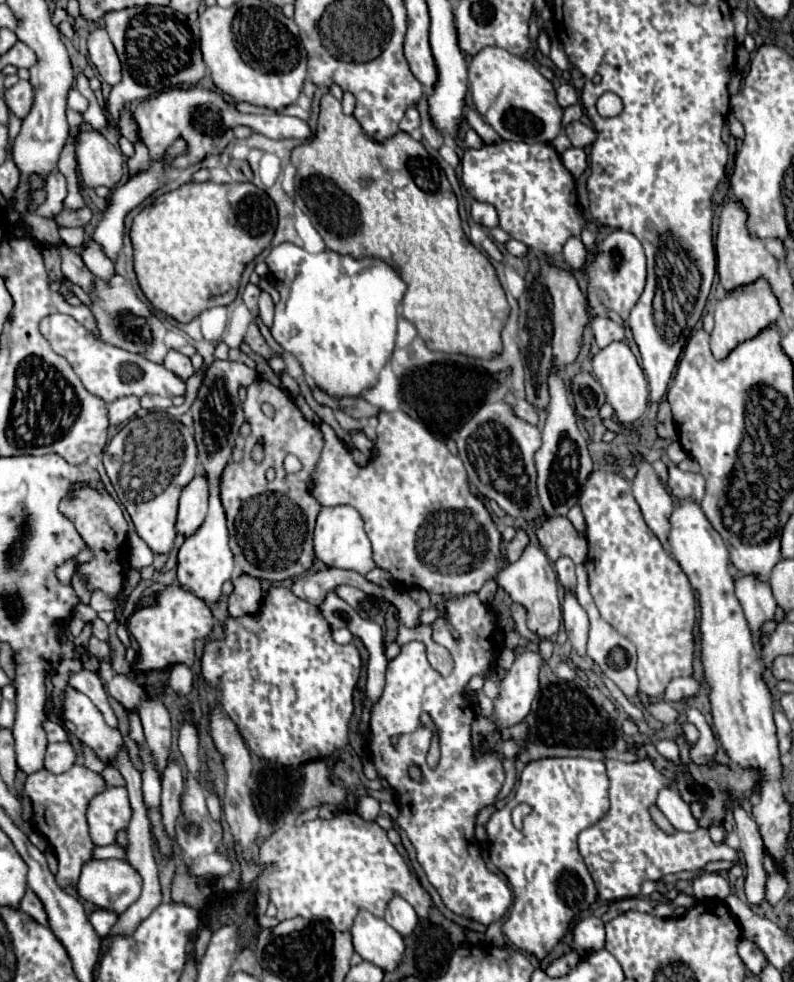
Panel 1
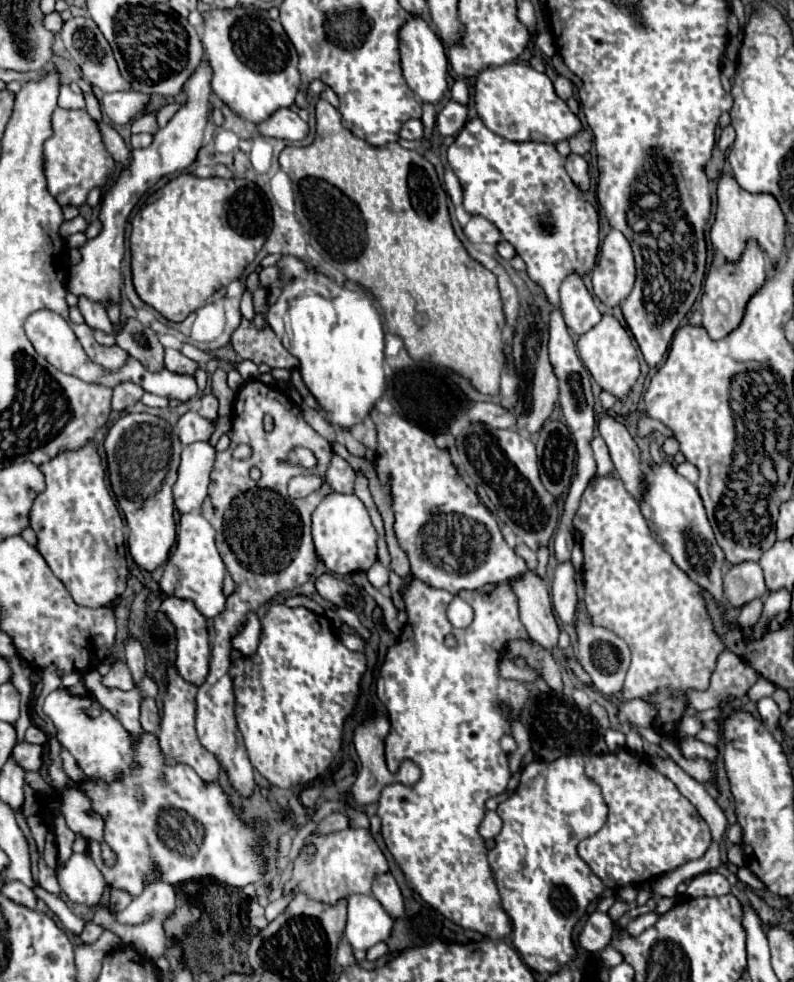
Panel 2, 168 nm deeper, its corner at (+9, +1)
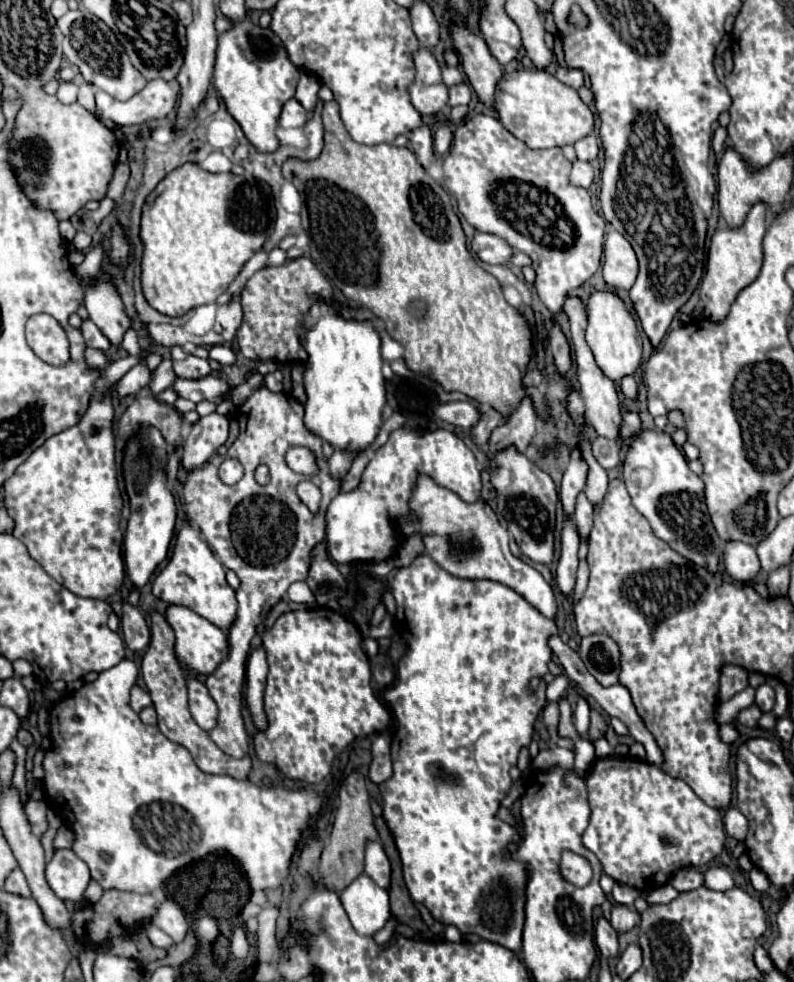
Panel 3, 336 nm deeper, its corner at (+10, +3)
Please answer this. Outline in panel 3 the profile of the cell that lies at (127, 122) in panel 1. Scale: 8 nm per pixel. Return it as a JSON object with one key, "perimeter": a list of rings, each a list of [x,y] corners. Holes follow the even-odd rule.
{"perimeter":[[[150,80],[134,98],[120,102],[96,90],[96,114],[120,126],[140,126],[154,118],[166,118],[178,106],[180,84],[174,80]]]}

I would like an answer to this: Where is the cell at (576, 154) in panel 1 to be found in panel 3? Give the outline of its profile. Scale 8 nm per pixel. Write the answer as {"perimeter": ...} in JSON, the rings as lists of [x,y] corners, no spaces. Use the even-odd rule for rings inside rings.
{"perimeter":[[[576,160],[572,164],[572,172],[570,172],[570,182],[574,186],[582,186],[582,188],[590,188],[594,180],[594,170],[588,162],[582,162],[582,160]]]}

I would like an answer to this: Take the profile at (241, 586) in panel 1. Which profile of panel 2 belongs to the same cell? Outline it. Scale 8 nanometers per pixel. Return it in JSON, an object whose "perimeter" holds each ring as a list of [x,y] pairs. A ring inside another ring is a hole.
{"perimeter":[[[249,612],[243,626],[241,626],[241,630],[237,634],[233,634],[233,638],[231,638],[233,648],[239,650],[245,656],[251,656],[255,652],[255,648],[257,648],[259,632],[261,632],[261,624],[259,624],[257,614]]]}

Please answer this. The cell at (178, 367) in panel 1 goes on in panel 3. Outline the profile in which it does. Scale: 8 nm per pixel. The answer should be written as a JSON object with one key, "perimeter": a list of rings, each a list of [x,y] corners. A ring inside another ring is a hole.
{"perimeter":[[[174,346],[170,350],[172,354],[172,362],[174,362],[174,372],[178,378],[186,378],[186,380],[198,380],[204,378],[208,374],[212,374],[212,368],[208,364],[208,360],[186,354],[180,346]]]}

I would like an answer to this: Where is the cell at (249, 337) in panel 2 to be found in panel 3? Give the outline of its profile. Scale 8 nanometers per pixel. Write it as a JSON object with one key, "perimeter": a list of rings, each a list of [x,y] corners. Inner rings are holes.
{"perimeter":[[[308,256],[288,260],[282,266],[258,270],[246,282],[242,290],[242,298],[240,298],[244,318],[236,332],[236,338],[238,338],[242,354],[254,362],[260,362],[260,360],[306,362],[306,350],[300,344],[298,330],[310,306],[318,302],[316,296],[324,300],[332,300],[334,292],[330,282],[324,278],[324,274],[316,268],[316,264]]]}

